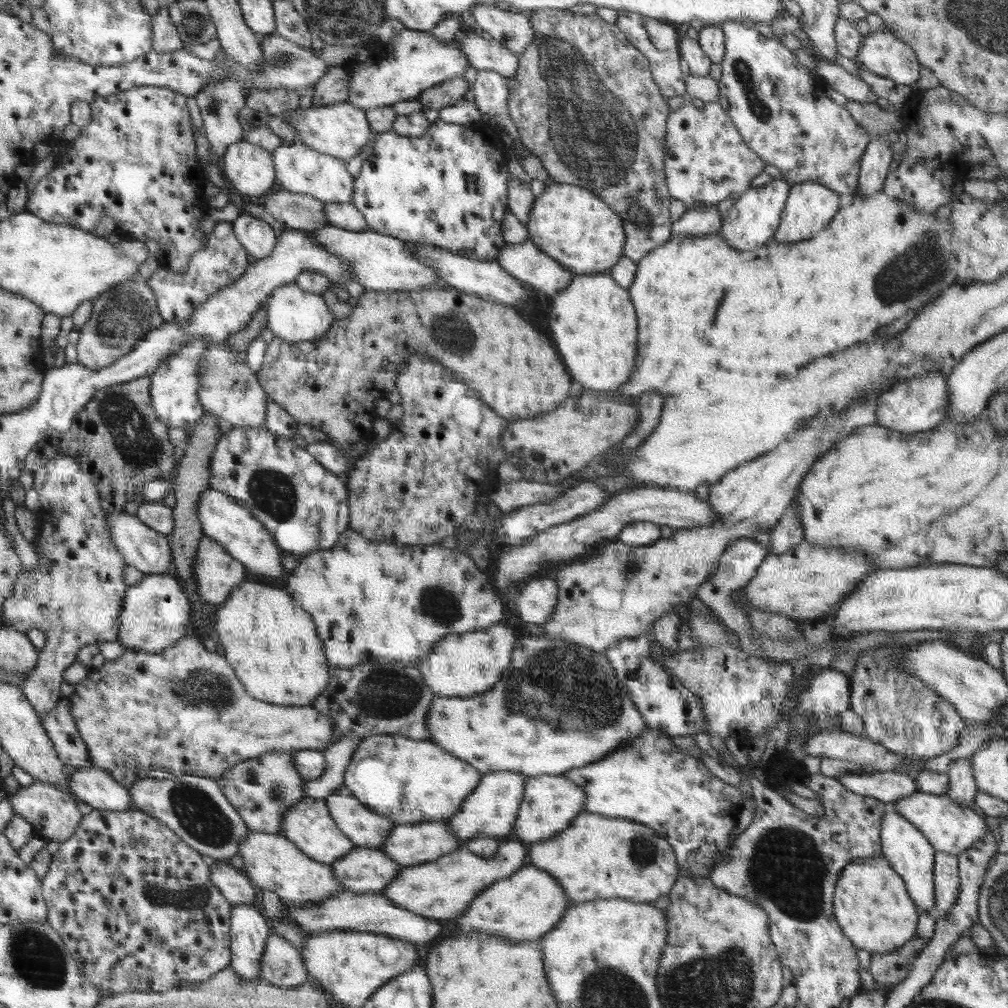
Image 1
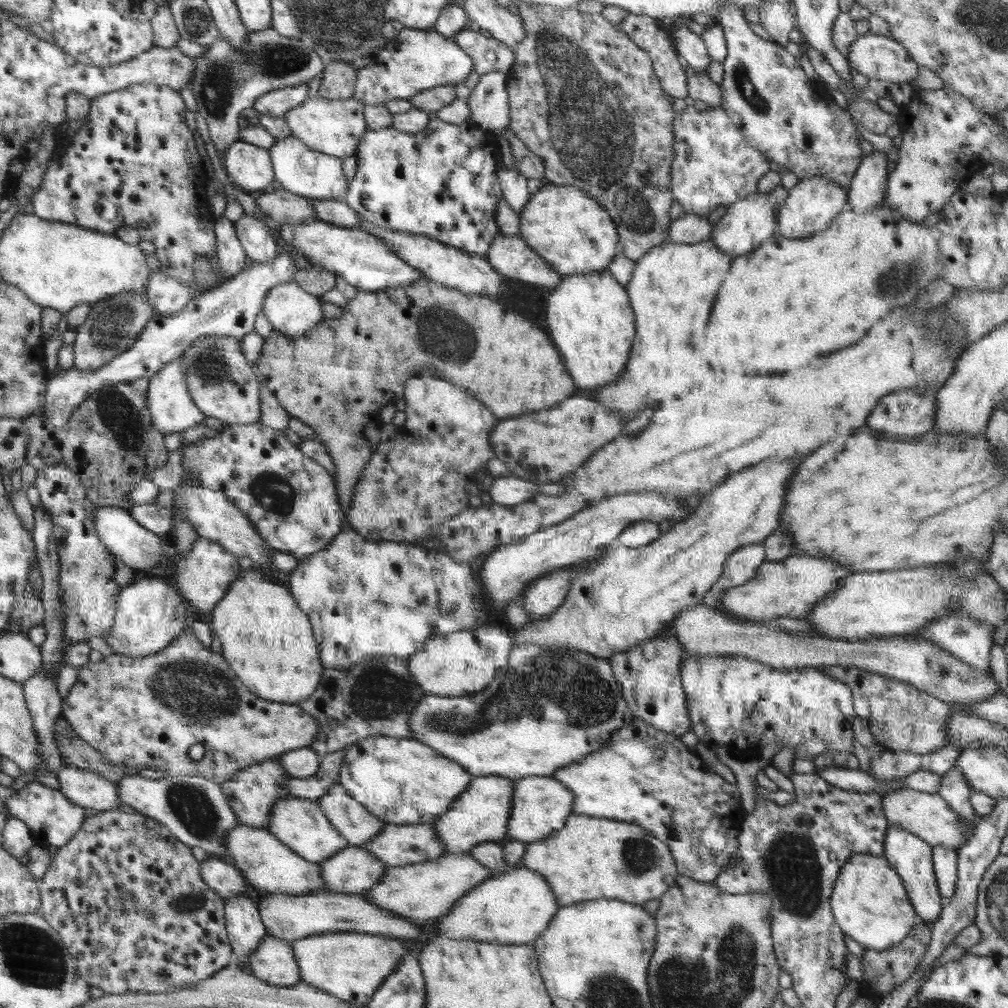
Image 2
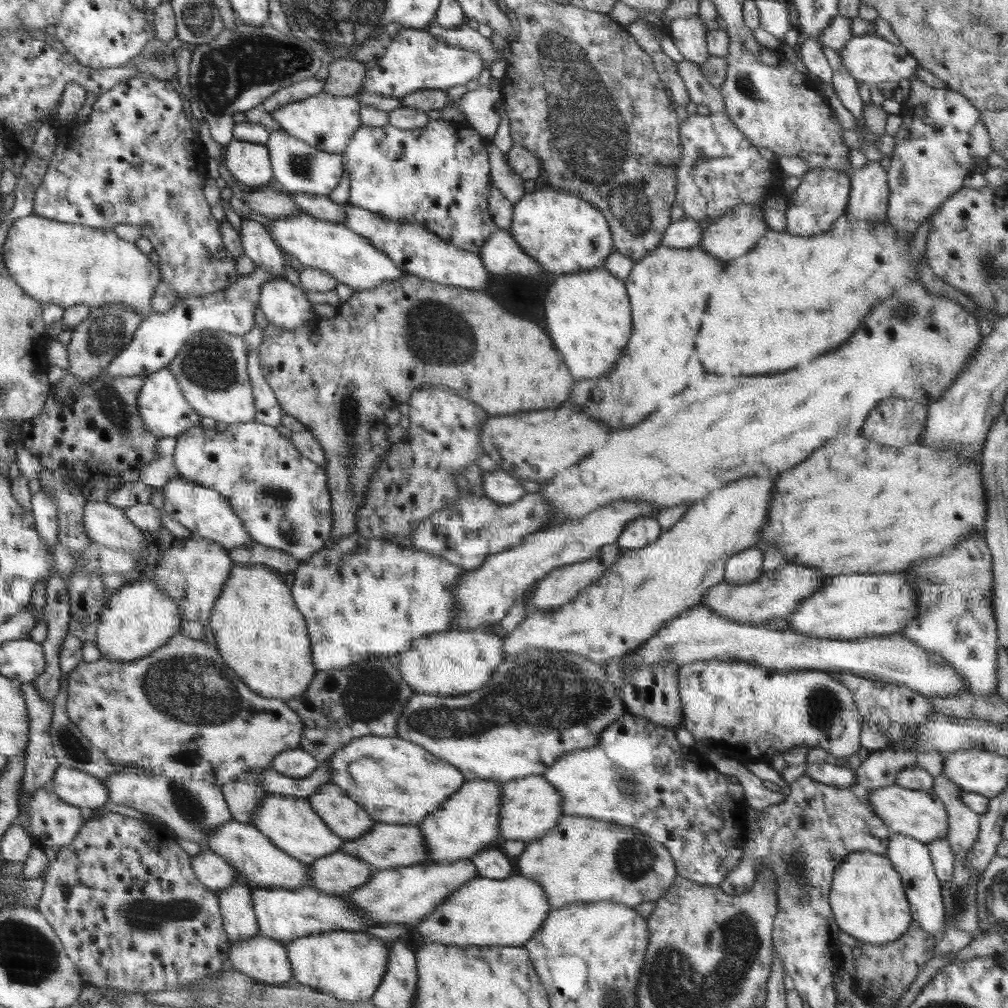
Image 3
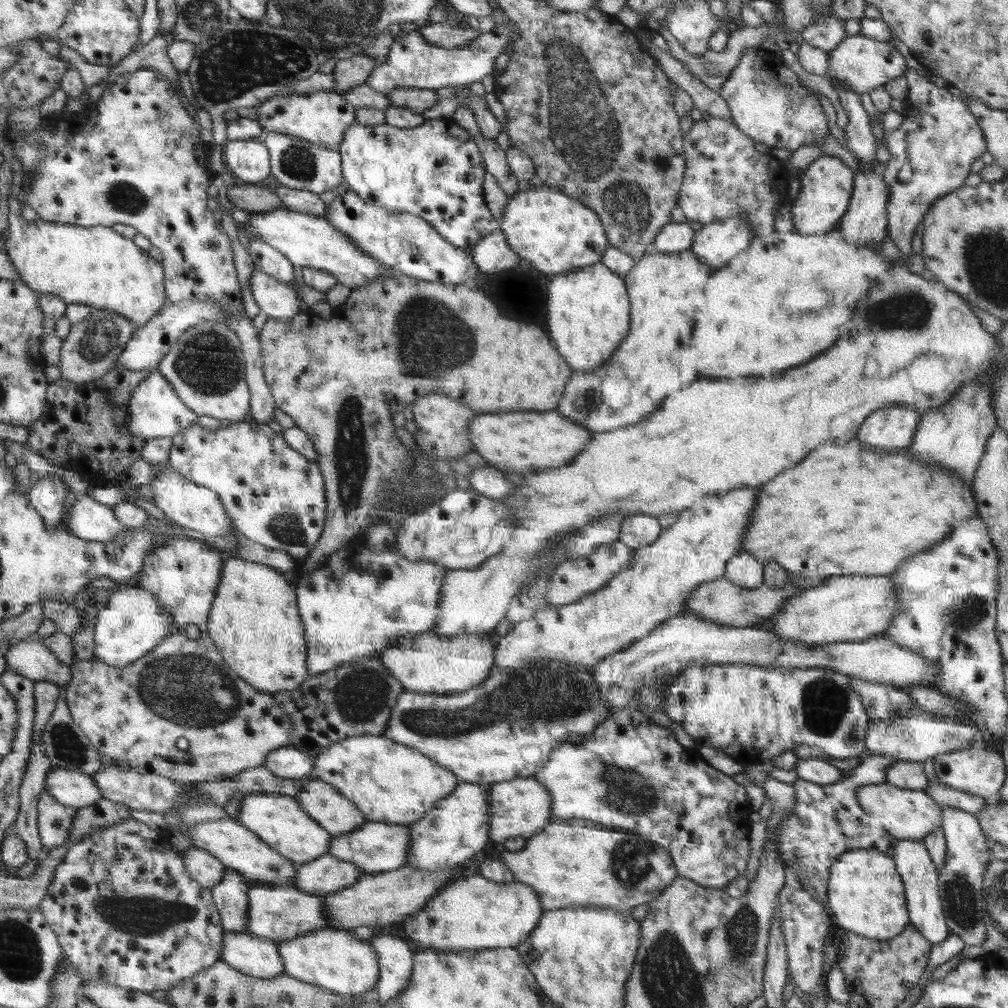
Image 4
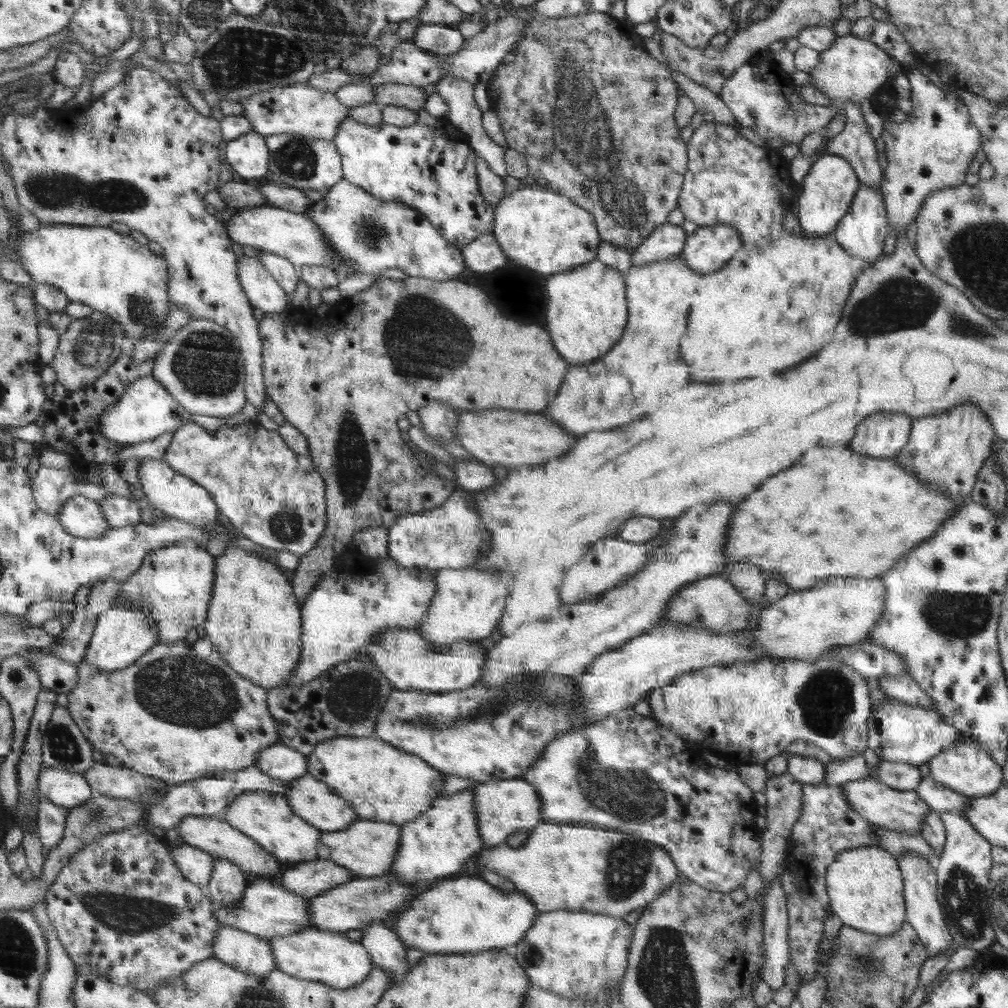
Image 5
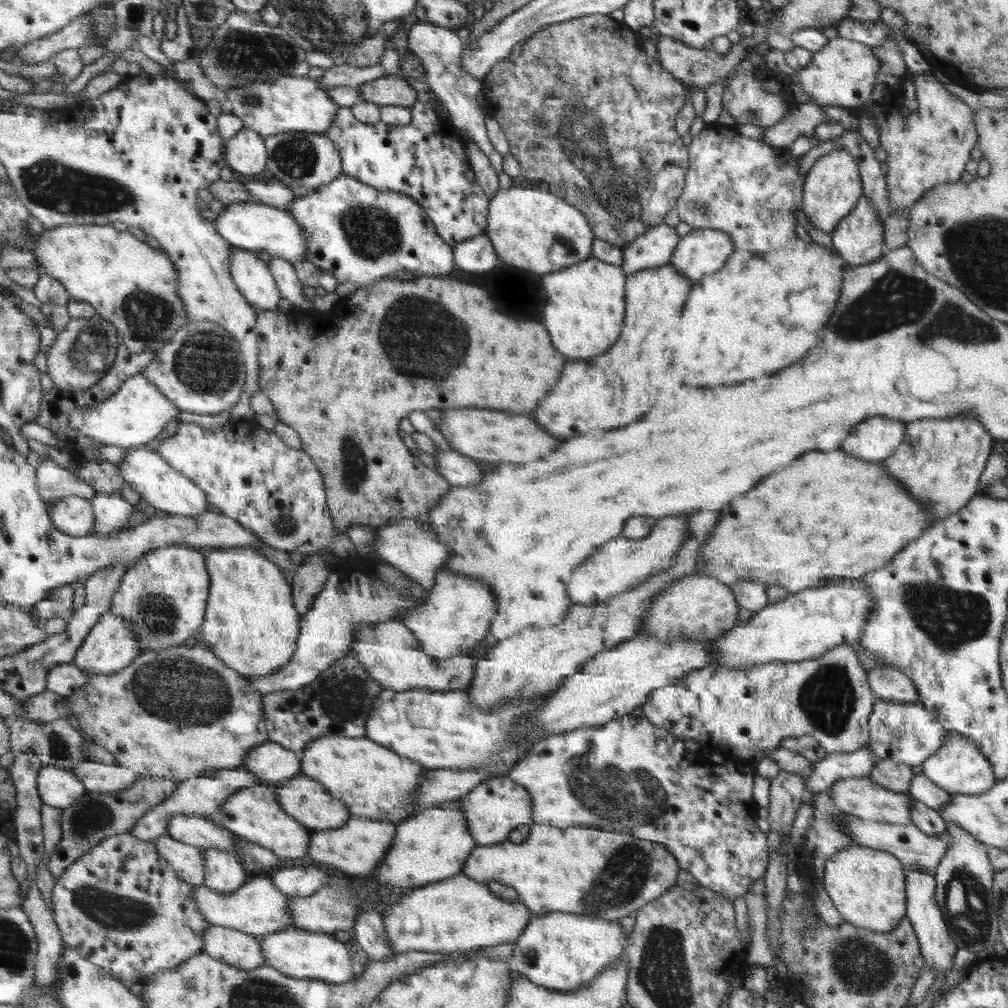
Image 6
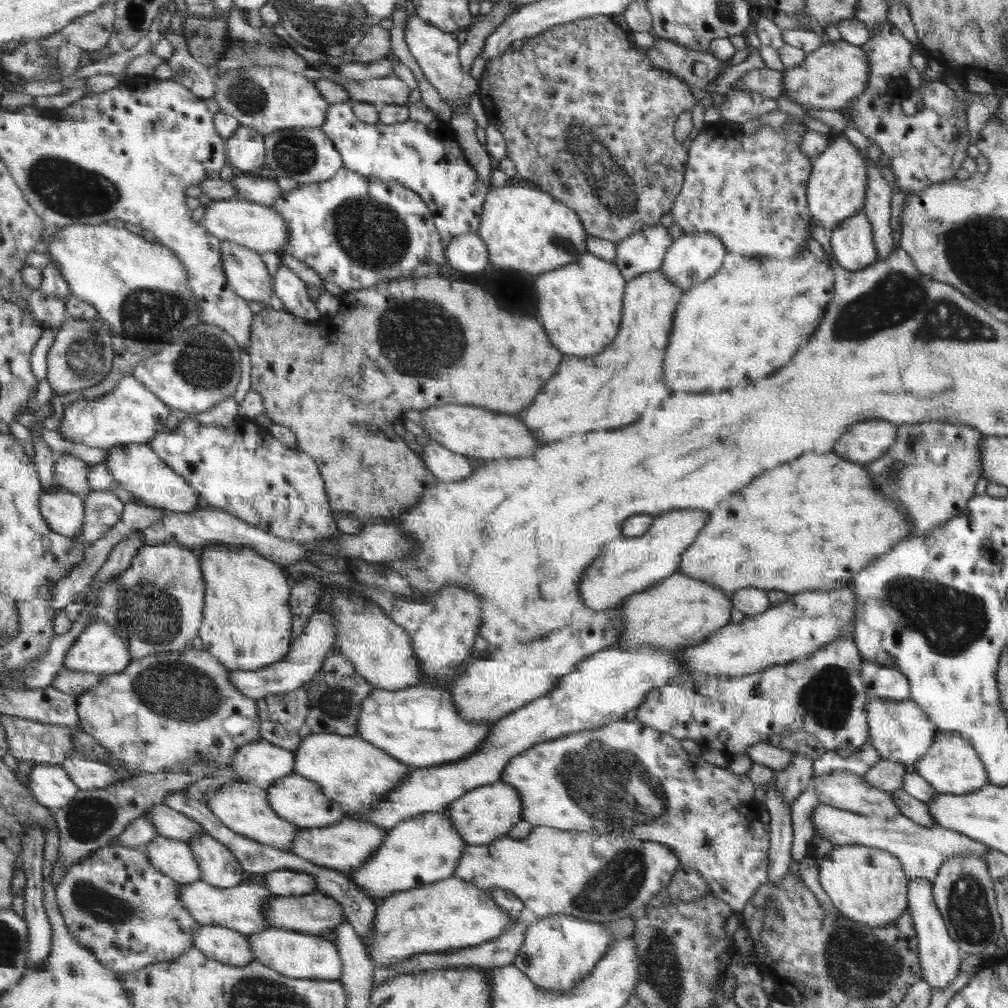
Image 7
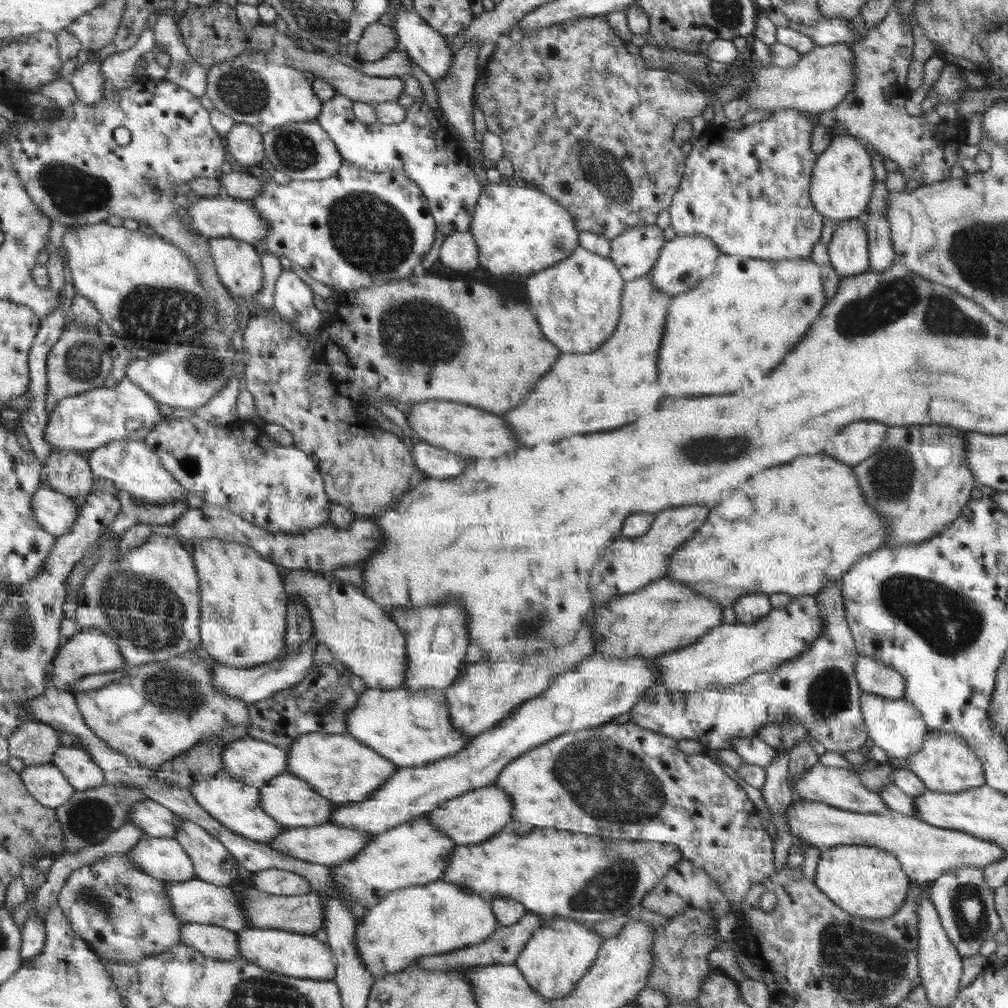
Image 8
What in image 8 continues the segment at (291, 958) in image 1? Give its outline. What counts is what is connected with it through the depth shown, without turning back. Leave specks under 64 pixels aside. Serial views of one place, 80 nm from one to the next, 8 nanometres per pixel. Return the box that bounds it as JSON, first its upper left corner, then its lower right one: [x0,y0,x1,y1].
[182,923,241,961]

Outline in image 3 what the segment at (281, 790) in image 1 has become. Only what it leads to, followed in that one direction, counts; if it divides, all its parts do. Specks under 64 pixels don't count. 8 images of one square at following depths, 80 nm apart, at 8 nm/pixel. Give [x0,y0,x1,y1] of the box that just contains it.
[222,769,270,824]

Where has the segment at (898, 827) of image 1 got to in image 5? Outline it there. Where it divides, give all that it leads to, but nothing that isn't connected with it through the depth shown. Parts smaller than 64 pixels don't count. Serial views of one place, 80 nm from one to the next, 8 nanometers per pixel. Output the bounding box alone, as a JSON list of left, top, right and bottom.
[897,852,953,959]

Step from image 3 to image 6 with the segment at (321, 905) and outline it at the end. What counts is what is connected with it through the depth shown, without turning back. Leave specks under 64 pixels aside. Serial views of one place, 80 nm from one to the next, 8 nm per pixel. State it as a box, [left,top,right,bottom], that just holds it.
[193,877,294,938]

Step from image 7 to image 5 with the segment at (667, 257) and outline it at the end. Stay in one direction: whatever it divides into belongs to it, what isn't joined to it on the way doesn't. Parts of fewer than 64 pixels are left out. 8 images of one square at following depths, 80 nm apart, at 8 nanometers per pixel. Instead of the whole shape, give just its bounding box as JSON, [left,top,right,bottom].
[679,226,743,274]

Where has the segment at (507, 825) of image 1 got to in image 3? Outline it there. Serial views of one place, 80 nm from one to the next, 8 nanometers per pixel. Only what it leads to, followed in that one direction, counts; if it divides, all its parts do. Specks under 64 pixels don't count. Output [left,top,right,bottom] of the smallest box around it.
[419,780,502,862]

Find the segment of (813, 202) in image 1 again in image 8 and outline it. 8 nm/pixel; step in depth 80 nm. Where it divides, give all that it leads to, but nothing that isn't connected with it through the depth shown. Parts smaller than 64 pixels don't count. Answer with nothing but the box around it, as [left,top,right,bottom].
[811,134,874,221]

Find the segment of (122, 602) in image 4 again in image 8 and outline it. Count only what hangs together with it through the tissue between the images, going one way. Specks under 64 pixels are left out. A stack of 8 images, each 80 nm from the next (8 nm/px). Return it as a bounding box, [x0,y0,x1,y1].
[49,628,126,690]

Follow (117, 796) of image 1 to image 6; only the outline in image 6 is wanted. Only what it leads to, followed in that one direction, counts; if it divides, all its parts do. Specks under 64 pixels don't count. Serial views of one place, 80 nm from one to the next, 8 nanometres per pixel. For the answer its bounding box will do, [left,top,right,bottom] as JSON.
[37,765,88,808]

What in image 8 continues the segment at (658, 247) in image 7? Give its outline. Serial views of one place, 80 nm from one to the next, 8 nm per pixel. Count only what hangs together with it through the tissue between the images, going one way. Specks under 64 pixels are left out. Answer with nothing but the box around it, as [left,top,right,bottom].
[609,226,668,281]

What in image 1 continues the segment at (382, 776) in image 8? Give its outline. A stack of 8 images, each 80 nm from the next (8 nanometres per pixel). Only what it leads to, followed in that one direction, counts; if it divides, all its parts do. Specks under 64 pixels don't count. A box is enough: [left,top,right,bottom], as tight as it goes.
[343,734,483,825]

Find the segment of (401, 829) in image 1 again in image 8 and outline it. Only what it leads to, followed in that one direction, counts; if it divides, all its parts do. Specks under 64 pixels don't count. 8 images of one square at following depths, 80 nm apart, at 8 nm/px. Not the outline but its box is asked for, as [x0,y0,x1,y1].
[267,822,376,867]

